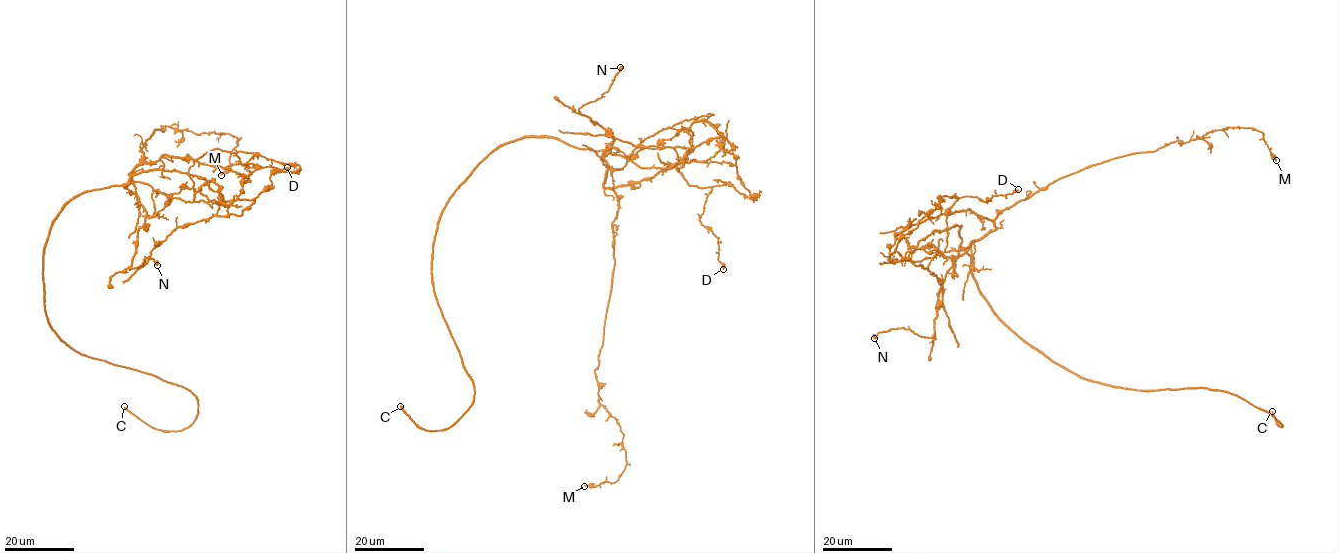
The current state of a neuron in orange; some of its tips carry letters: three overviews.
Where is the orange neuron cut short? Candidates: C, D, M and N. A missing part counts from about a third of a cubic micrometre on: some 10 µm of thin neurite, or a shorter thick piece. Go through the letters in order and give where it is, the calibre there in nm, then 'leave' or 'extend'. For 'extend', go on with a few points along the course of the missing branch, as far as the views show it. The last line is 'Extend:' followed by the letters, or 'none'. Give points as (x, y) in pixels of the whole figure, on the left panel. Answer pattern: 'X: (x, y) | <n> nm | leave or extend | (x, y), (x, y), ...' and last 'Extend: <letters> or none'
C: (124, 406) | 260 nm | extend
D: (287, 167) | 360 nm | leave
M: (221, 175) | 190 nm | leave
N: (157, 265) | 440 nm | leave
Extend: C

